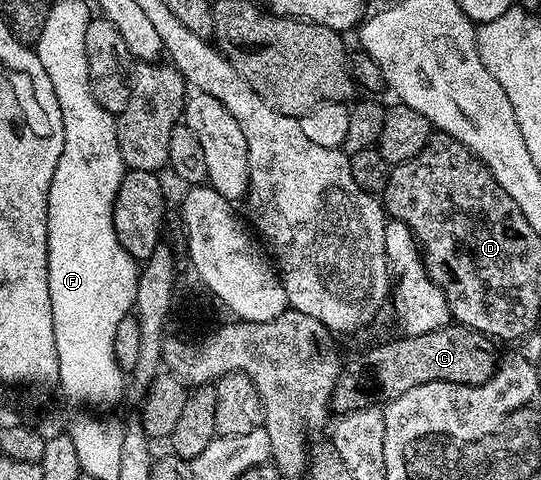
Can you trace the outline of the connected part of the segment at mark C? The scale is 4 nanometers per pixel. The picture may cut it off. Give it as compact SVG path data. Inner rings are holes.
M448 325L424 335L407 335L380 347L371 347L356 367L348 366L335 382L330 410L336 416L348 415L372 405L386 405L392 399L426 383L456 383L476 387L495 375L496 340L477 329Z

